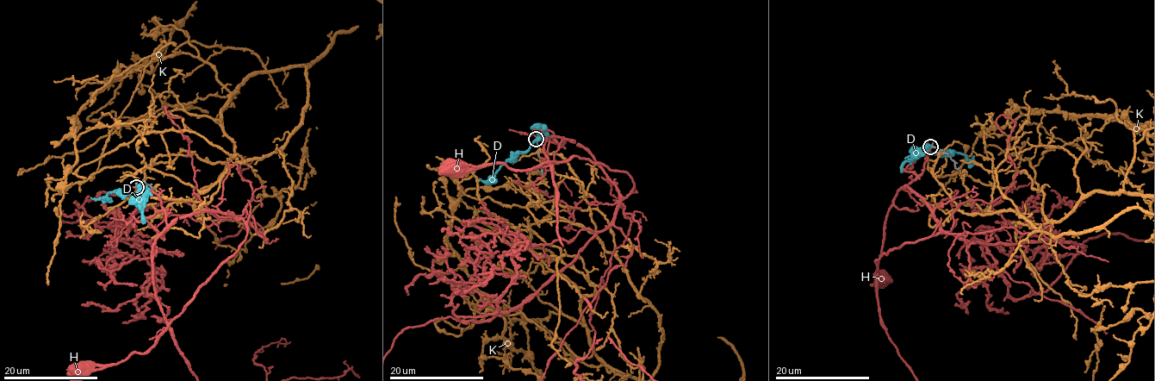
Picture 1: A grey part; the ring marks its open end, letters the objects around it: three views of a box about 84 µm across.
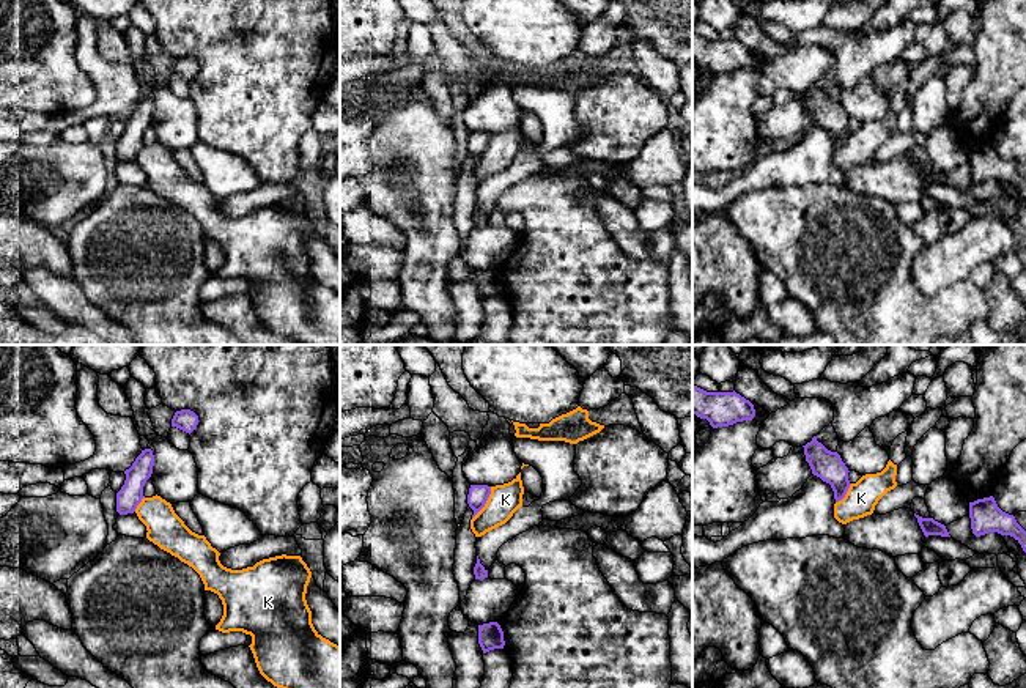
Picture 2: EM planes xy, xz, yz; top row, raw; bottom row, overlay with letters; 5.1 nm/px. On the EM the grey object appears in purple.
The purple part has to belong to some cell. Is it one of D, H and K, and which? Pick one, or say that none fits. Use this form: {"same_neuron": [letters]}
{"same_neuron": []}

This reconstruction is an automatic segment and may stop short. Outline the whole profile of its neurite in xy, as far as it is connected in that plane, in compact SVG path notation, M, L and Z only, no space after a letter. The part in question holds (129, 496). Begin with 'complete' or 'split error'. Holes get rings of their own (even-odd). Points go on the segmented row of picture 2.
complete; M151 449L142 450L132 466L124 471L126 480L116 493L116 512L120 515L134 513L142 502L143 486L153 474L154 455Z

